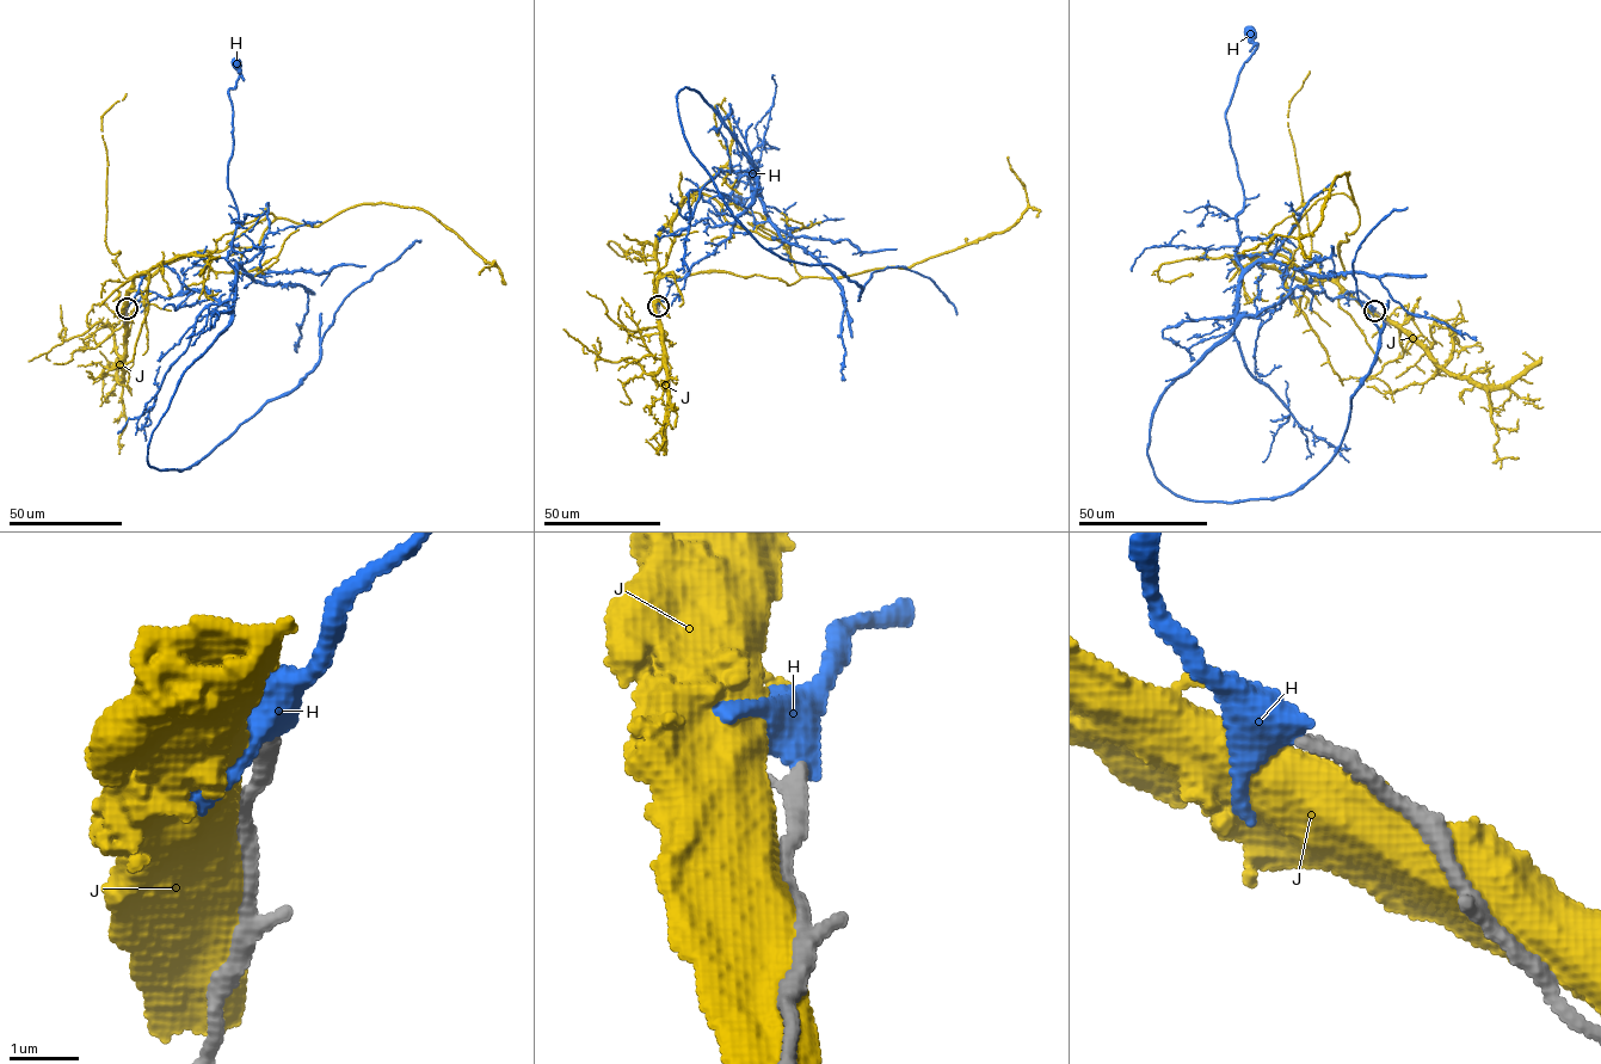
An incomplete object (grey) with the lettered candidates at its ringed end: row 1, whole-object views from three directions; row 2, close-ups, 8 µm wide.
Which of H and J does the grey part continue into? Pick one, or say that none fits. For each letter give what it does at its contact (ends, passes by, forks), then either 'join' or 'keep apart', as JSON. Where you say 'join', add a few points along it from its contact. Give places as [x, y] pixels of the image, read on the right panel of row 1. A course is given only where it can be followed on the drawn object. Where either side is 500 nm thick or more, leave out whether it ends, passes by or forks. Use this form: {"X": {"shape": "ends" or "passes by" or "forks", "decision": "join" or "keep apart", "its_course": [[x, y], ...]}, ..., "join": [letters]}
{"H": {"shape": "passes by", "decision": "keep apart"}, "J": {"decision": "keep apart"}, "join": []}

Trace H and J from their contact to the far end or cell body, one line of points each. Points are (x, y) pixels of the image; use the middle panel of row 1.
H: (658, 306), (731, 234), (758, 173), (746, 173), (749, 184), (739, 173), (732, 192), (738, 200)
J: (657, 306), (660, 274), (759, 275), (790, 284), (802, 277), (910, 268), (1002, 233), (1028, 205), (1007, 158)

